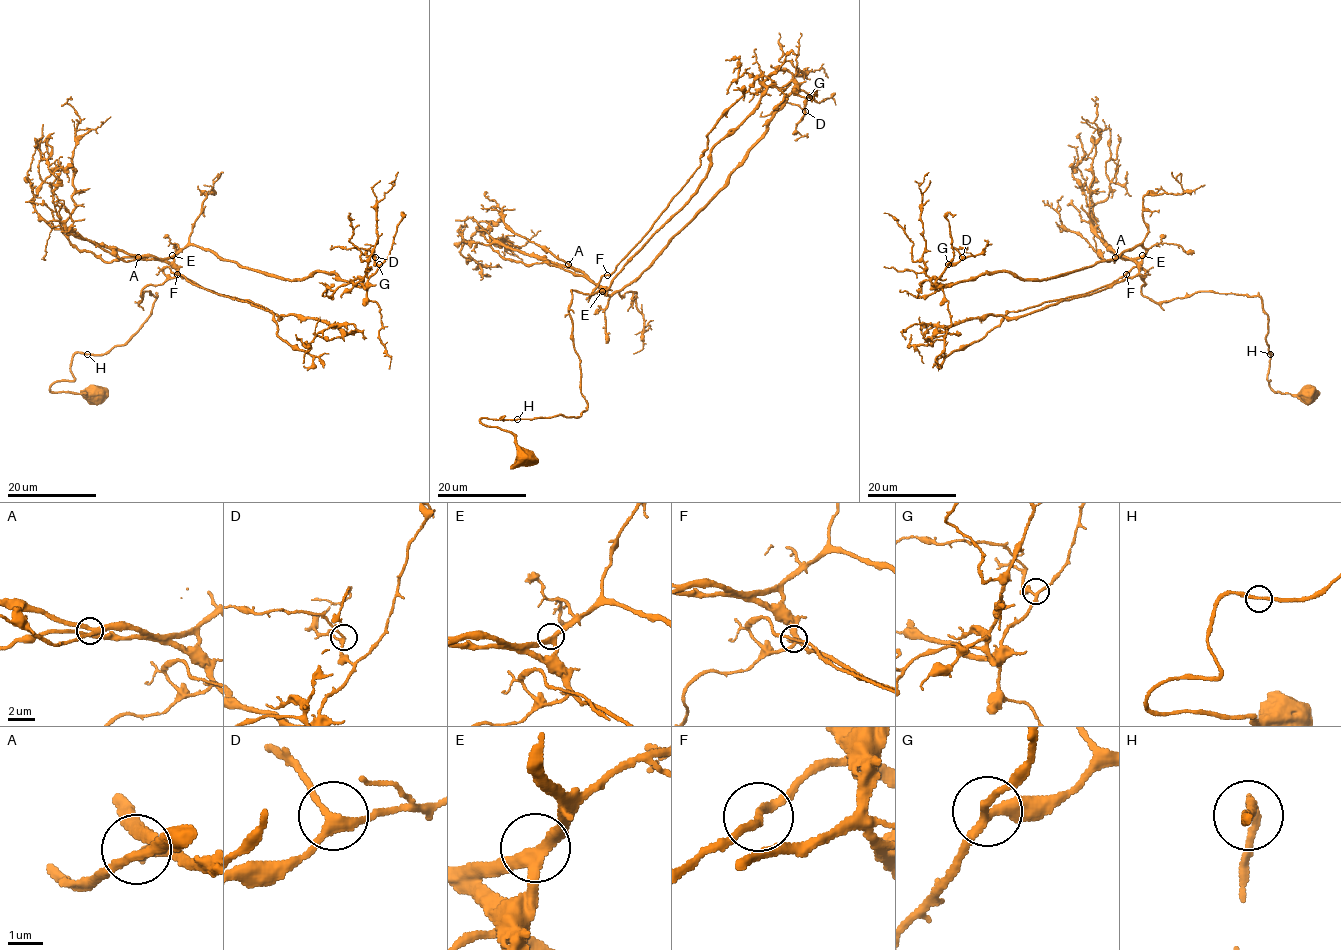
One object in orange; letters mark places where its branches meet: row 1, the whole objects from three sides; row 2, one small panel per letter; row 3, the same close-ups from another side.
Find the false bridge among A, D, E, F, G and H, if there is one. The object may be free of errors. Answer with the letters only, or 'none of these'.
none of these

